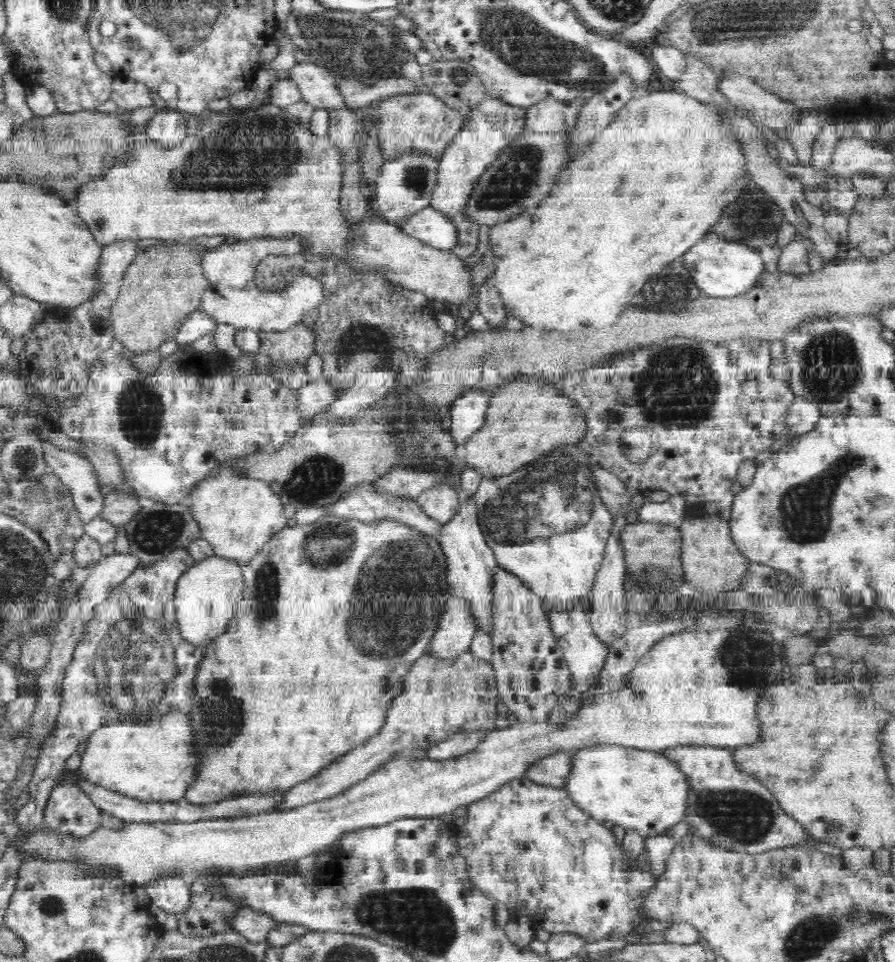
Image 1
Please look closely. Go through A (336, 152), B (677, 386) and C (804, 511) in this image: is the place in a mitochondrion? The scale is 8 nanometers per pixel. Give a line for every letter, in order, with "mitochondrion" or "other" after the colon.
A: other
B: mitochondrion
C: mitochondrion

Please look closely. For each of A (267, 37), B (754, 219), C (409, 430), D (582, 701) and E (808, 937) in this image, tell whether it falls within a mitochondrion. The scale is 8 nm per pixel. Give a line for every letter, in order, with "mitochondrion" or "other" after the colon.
A: other
B: mitochondrion
C: mitochondrion
D: other
E: mitochondrion

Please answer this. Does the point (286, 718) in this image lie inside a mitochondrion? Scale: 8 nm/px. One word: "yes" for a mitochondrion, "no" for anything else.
no

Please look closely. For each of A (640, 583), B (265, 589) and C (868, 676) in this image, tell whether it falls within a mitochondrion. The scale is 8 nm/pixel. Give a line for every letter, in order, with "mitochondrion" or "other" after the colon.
A: other
B: mitochondrion
C: other

